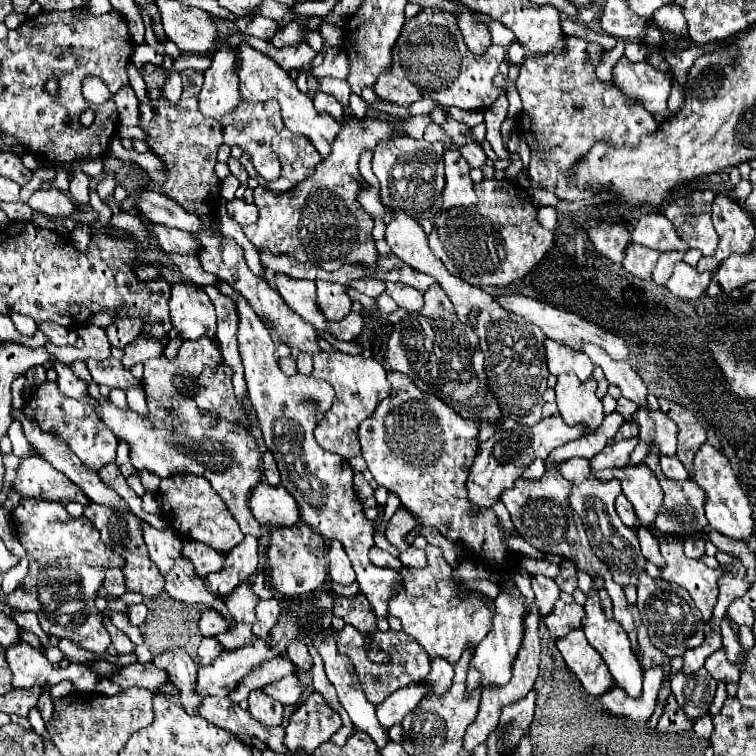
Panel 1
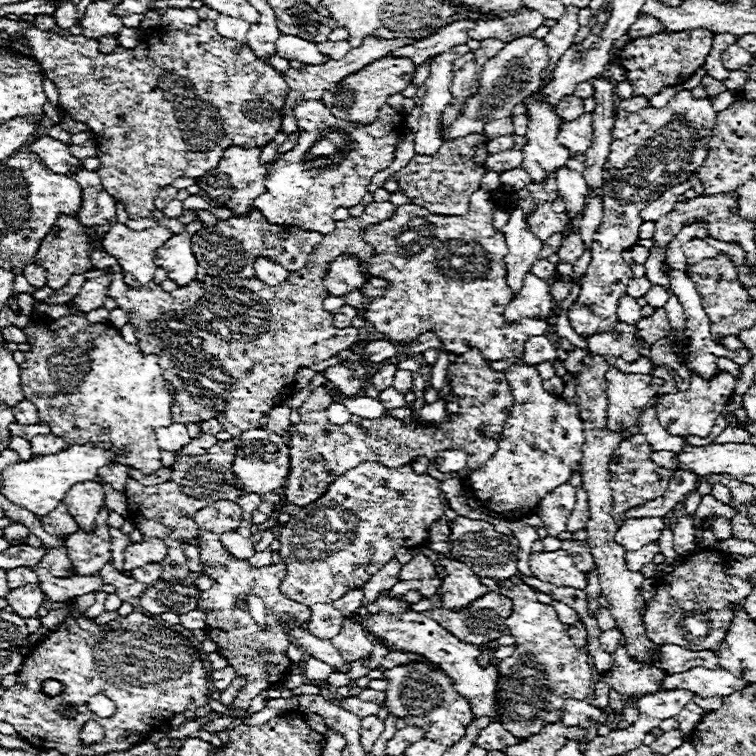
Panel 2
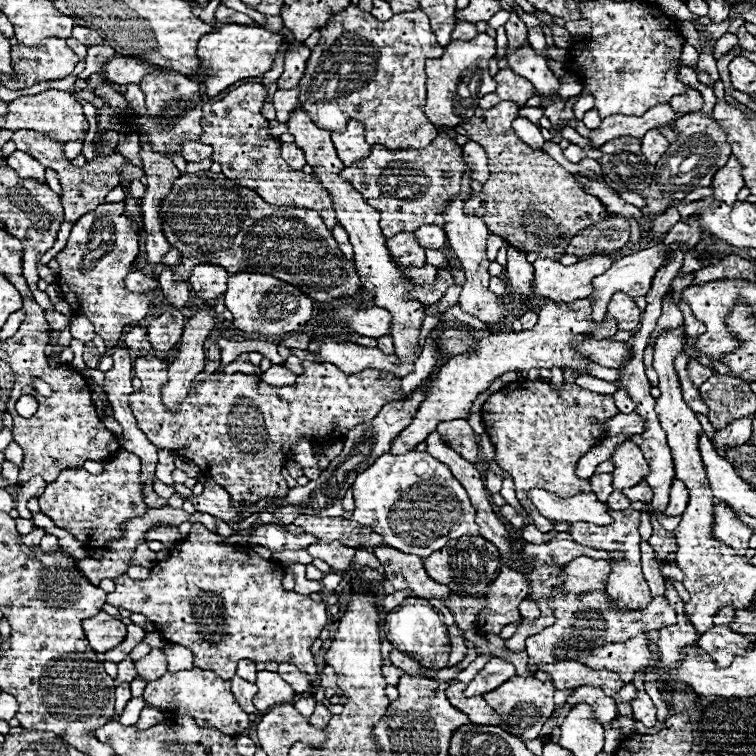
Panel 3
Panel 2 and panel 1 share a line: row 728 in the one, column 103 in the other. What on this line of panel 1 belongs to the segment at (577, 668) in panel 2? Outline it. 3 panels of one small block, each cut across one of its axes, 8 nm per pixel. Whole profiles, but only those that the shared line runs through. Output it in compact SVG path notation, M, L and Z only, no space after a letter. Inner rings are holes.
M88 504L84 510L84 516L98 528L98 532L102 534L102 540L106 544L112 544L112 548L118 548L122 552L122 556L126 556L126 568L122 568L124 576L126 576L126 588L138 594L144 594L144 598L152 598L158 596L164 590L164 580L162 574L158 570L158 566L150 560L146 544L142 540L142 520L138 516L134 516L130 512L130 520L122 520L122 516L114 516L114 512L110 512L110 508L98 508L98 504Z

